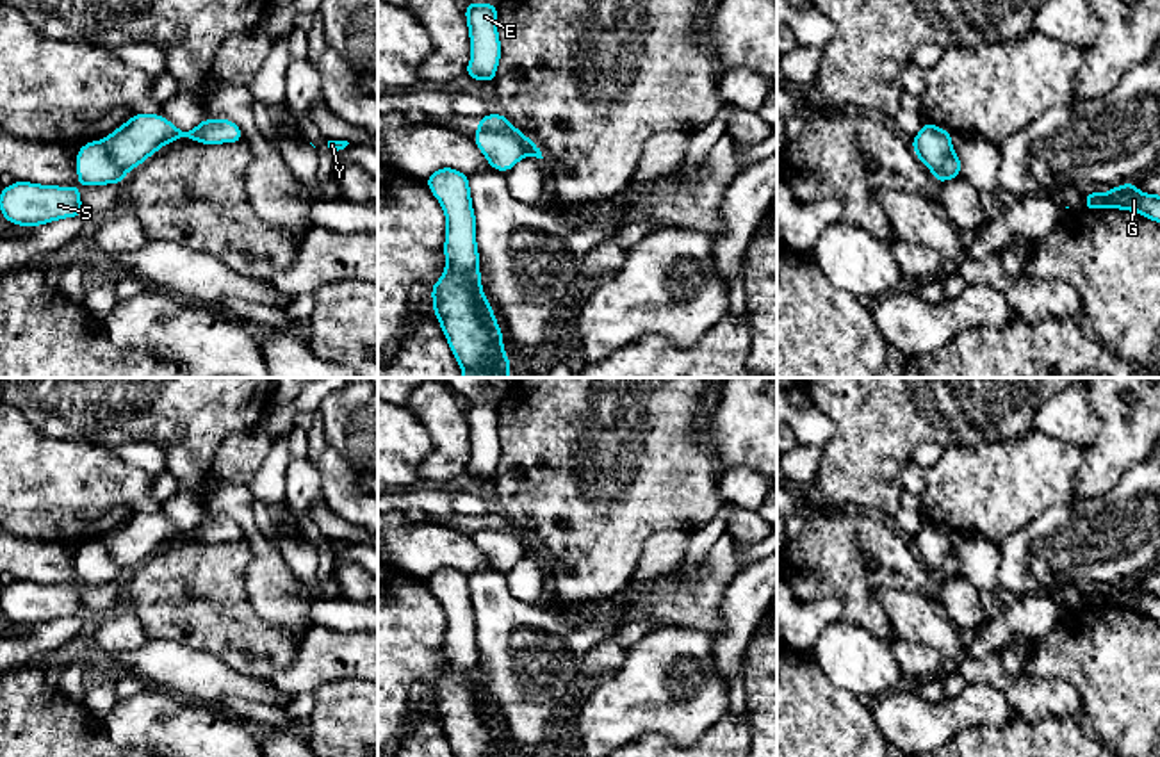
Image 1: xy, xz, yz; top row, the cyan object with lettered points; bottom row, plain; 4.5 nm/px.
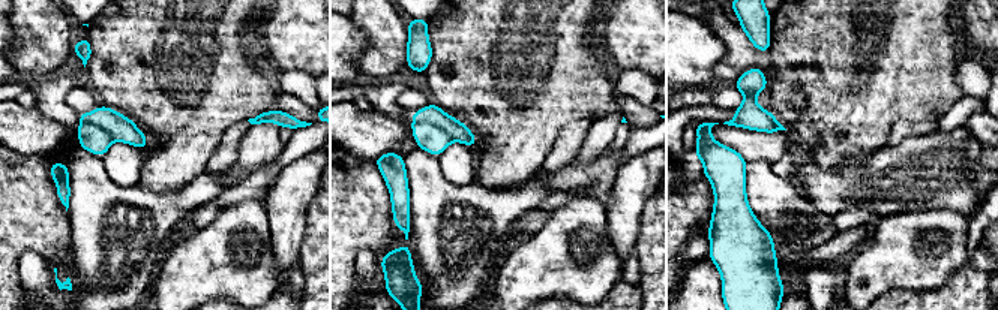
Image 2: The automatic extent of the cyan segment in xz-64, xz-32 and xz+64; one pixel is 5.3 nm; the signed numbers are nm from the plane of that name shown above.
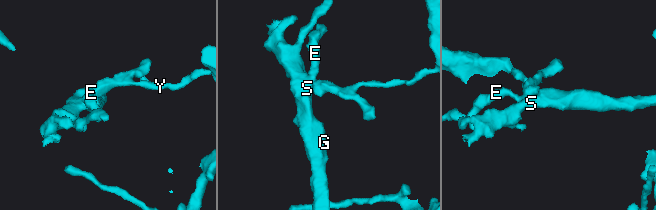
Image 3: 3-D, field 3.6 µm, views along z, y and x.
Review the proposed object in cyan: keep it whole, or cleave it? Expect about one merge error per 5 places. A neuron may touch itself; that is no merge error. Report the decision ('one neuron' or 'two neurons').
two neurons

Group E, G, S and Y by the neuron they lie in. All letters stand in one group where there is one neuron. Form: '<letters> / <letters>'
E G S / Y

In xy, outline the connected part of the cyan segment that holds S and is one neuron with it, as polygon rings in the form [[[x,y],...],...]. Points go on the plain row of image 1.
[[[14,581],[2,588],[0,609],[4,618],[20,625],[39,625],[64,616],[82,615],[77,586],[37,584]]]

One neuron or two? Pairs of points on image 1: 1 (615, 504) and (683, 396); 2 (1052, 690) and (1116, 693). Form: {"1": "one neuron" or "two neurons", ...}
{"1": "one neuron", "2": "two neurons"}

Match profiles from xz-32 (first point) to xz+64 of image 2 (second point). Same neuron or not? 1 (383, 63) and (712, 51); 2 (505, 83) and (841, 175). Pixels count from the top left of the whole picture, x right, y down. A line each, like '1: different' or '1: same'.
1: different
2: different

